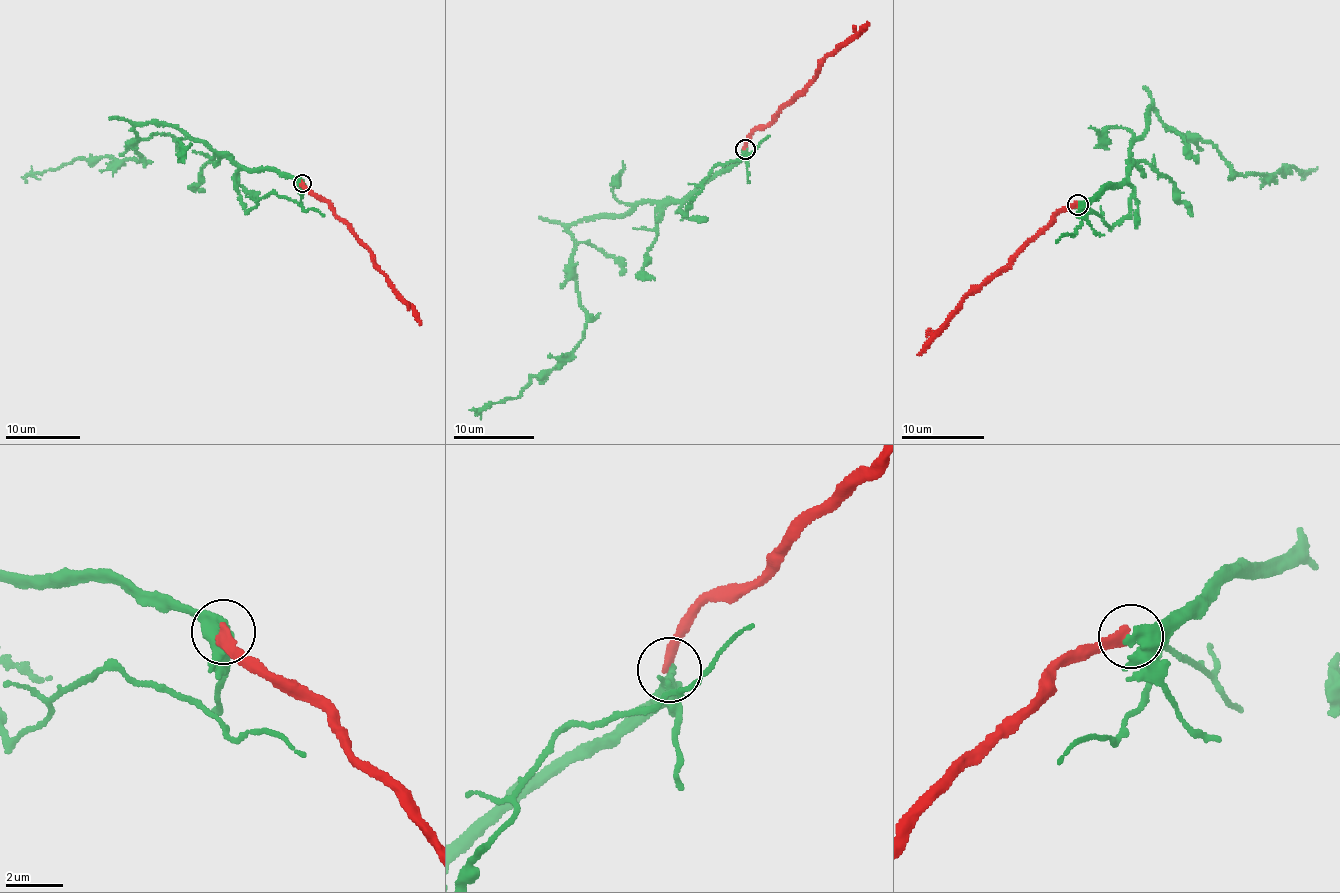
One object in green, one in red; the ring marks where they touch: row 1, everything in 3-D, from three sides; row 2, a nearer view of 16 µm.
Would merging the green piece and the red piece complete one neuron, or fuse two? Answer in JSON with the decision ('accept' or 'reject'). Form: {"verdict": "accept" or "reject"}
{"verdict": "reject"}

